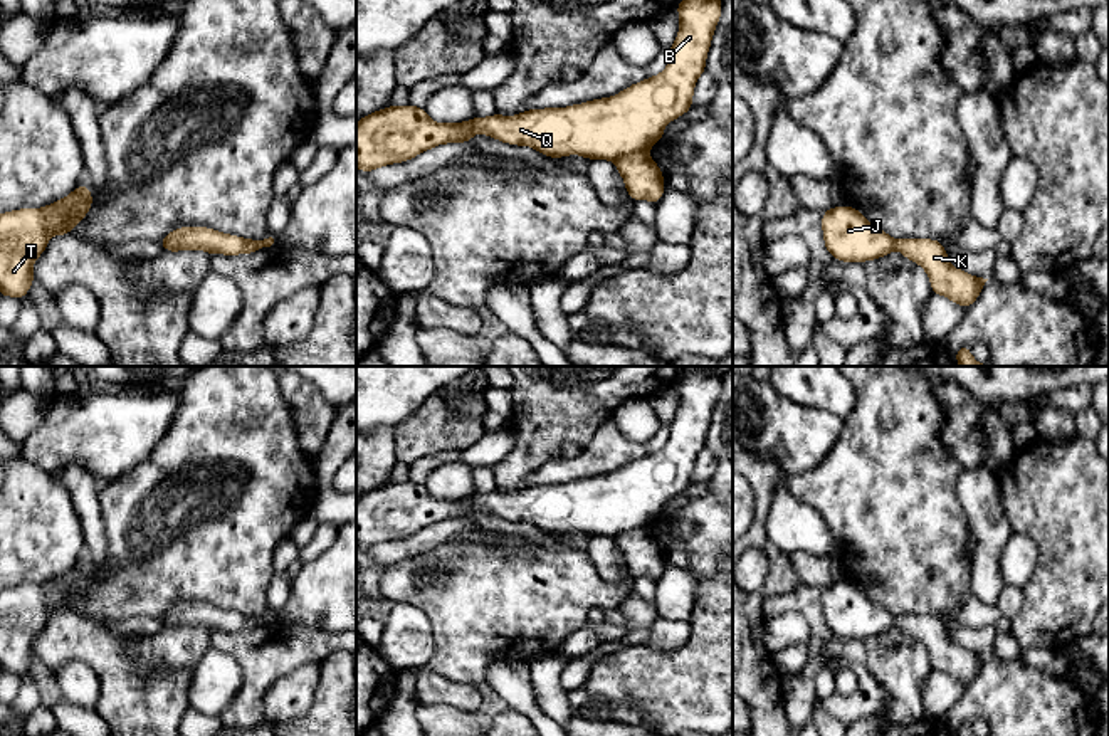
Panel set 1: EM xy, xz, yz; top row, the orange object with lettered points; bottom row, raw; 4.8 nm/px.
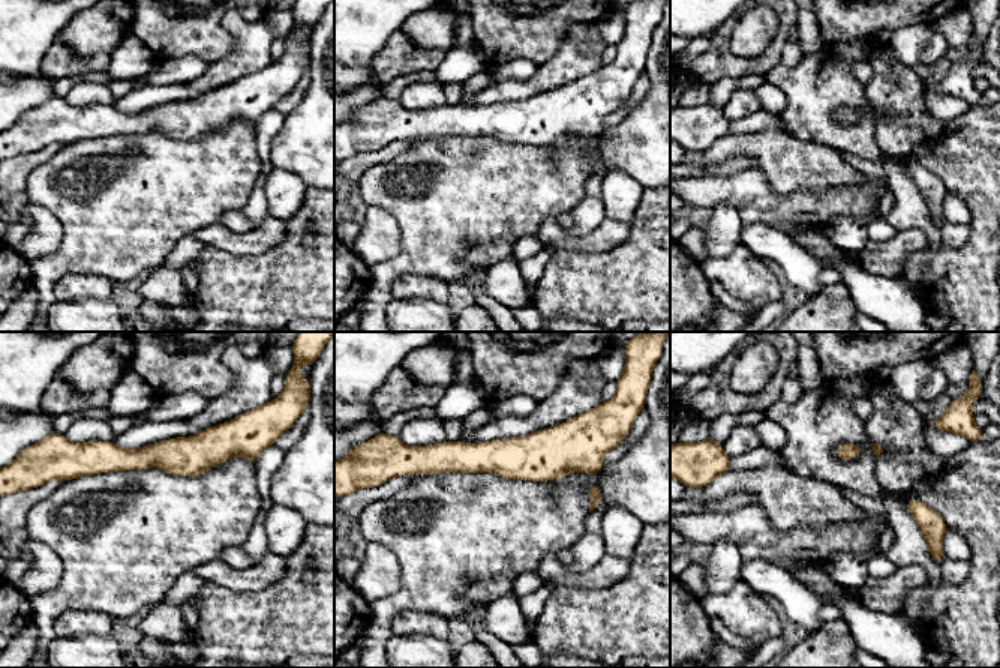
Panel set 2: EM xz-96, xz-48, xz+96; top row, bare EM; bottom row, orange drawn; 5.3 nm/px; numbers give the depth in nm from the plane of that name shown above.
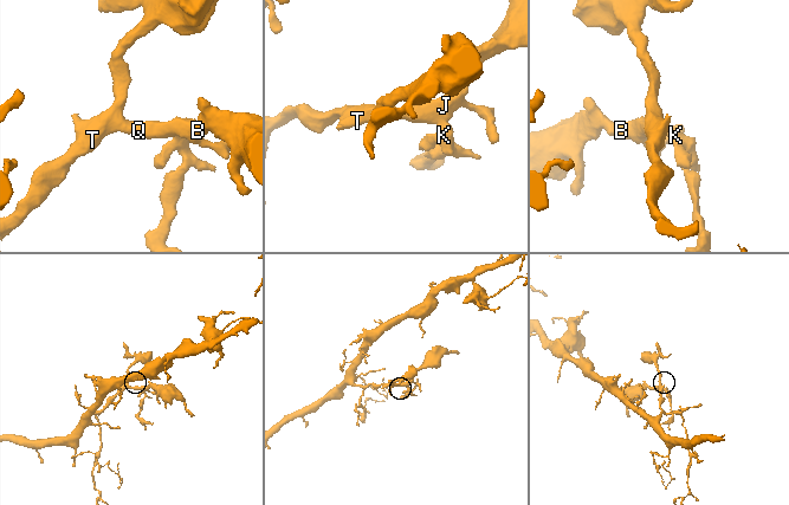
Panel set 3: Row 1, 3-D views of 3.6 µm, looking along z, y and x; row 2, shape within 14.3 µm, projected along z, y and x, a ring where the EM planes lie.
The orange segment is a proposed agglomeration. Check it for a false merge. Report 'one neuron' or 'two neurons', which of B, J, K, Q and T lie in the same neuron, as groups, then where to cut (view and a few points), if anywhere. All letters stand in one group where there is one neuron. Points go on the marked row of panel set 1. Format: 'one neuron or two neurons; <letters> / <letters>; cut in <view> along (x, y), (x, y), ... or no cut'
two neurons; B J Q T / K; cut in xz along (646, 152), (624, 155), (615, 163)

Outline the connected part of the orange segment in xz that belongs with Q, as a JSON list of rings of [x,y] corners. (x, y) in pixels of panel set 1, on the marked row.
[[[723,0],[679,2],[679,32],[667,67],[612,97],[566,108],[526,109],[516,116],[492,114],[462,123],[435,123],[423,108],[388,106],[356,123],[356,168],[373,171],[408,161],[447,143],[467,143],[474,134],[529,146],[549,158],[580,155],[617,163],[647,153],[664,138],[664,128],[692,108],[696,81],[706,72]]]

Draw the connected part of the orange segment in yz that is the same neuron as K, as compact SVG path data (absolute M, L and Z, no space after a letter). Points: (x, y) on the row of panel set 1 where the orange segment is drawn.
M899 239L896 249L909 260L919 264L931 282L933 294L968 309L980 296L988 279L971 276L948 262L948 252L934 239Z

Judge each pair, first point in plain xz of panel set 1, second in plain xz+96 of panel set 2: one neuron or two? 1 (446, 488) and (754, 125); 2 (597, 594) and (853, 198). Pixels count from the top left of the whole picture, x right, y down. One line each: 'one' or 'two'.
1: two
2: one

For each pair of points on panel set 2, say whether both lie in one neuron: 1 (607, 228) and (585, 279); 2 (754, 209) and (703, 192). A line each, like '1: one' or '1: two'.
1: two
2: one

